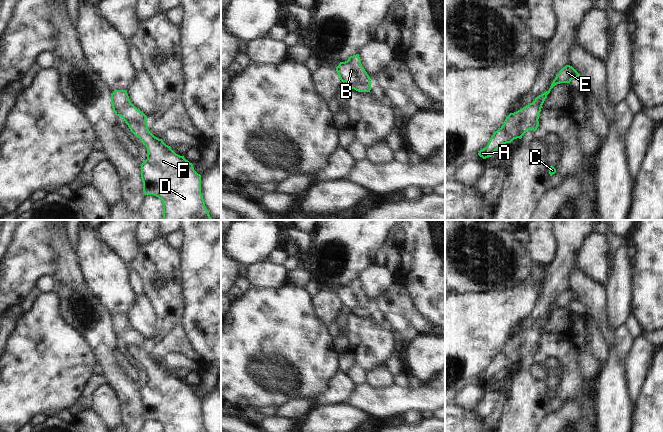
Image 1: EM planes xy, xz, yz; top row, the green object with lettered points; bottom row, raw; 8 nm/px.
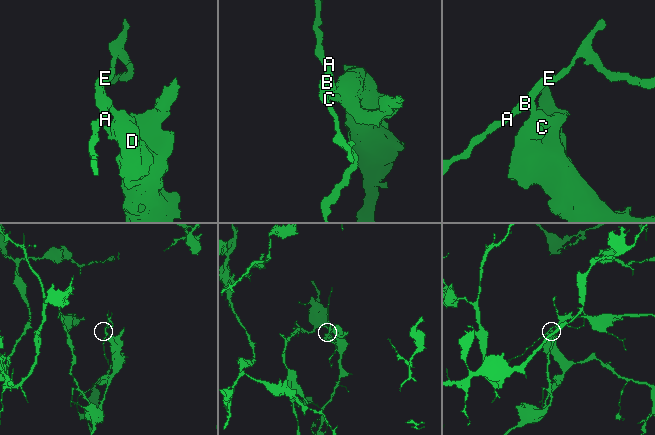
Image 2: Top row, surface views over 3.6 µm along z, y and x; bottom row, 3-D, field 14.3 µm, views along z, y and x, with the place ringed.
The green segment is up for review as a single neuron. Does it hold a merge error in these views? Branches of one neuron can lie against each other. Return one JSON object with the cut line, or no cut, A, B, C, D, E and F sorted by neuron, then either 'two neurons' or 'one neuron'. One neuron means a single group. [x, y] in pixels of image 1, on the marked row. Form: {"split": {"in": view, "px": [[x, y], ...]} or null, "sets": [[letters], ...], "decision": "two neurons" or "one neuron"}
{"split": {"in": "xz", "px": [[369, 83], [353, 84], [351, 86]]}, "sets": [["A", "B", "E"], ["C", "D", "F"]], "decision": "two neurons"}

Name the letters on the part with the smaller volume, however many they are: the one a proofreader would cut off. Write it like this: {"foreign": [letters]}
{"foreign": ["A", "B", "E"]}

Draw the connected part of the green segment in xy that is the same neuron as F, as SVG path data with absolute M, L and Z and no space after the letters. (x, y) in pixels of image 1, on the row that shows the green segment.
M131 122L130 131L138 137L147 148L147 159L141 164L141 179L145 195L154 195L163 203L163 218L161 220L215 220L209 215L201 194L201 175L198 174L193 164L176 154L162 139L155 137L148 129L147 122Z

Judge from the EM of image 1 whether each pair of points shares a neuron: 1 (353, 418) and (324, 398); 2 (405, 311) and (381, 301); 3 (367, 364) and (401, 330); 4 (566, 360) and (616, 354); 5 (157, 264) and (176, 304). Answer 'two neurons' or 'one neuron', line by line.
1: two neurons
2: one neuron
3: two neurons
4: two neurons
5: one neuron

